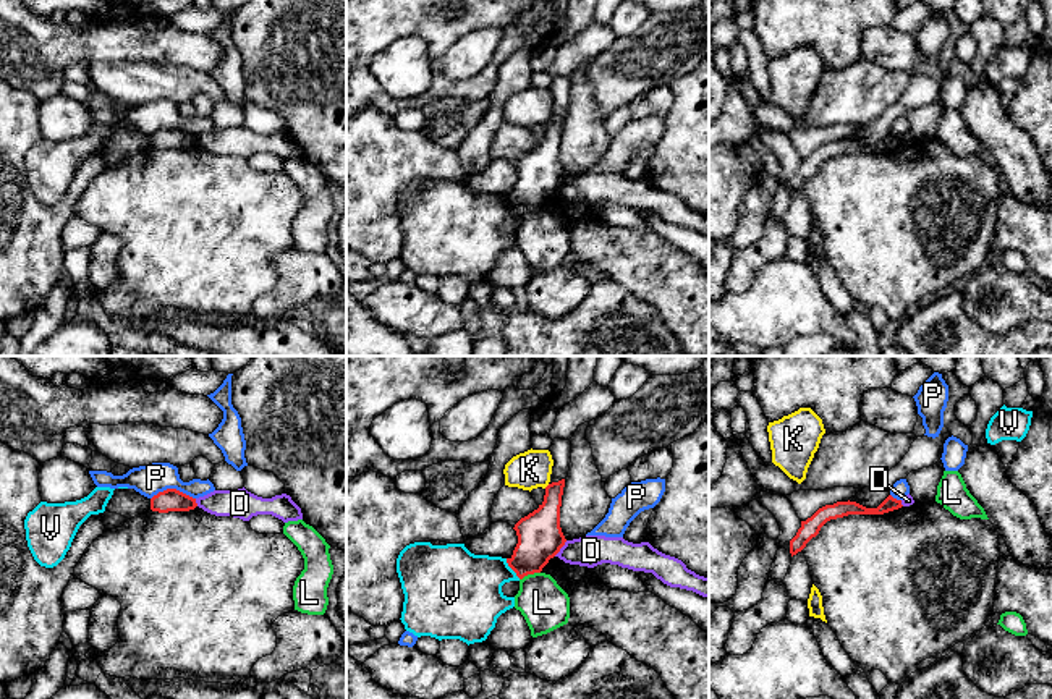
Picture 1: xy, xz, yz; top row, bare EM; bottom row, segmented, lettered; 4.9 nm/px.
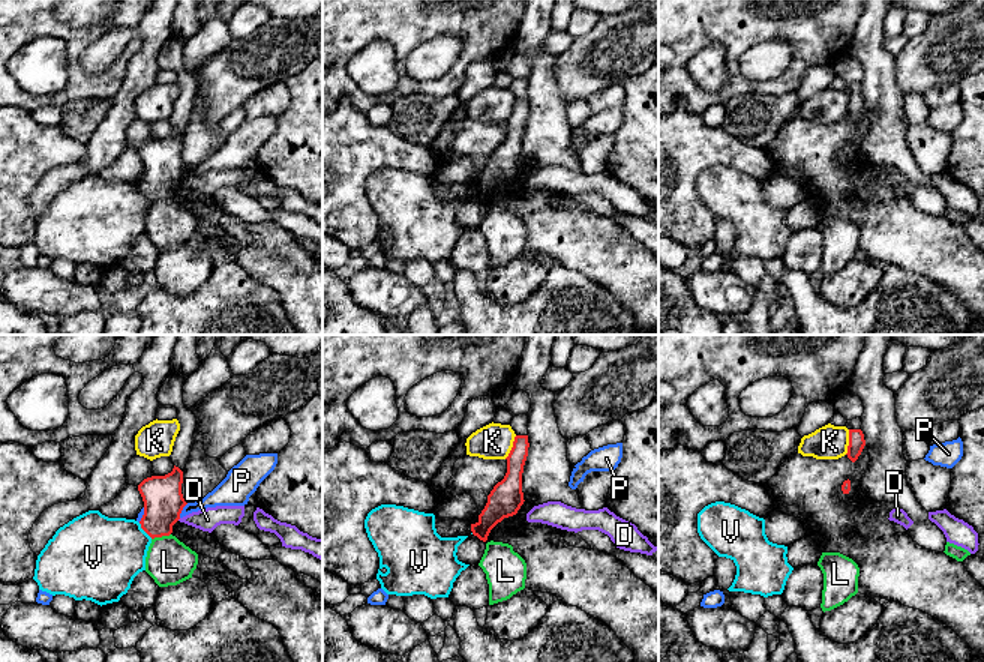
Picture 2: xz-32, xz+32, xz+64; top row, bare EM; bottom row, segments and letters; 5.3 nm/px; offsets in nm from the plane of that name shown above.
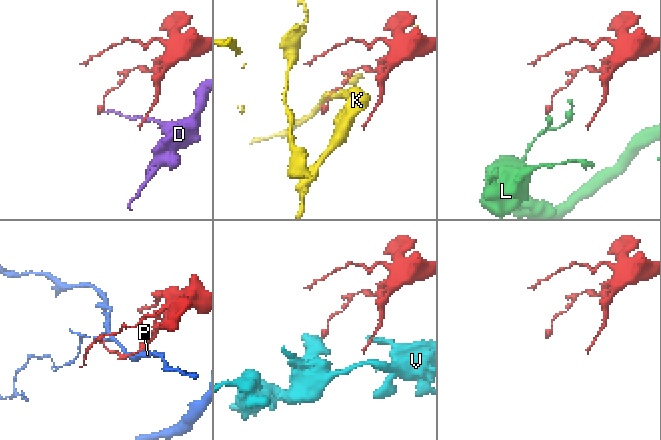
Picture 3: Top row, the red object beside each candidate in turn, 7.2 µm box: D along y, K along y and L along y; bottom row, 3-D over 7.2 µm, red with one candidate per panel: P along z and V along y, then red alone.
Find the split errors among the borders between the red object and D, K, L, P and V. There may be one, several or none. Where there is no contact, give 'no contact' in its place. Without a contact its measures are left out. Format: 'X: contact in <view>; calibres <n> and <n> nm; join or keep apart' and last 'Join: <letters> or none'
D: contact in xz; calibres 220 and 160 nm; keep apart
K: contact in xz; calibres 220 and 190 nm; keep apart
L: contact in xz; calibres 220 and 240 nm; keep apart
P: contact in xy; calibres 110 and 150 nm; keep apart
V: contact in xz; calibres 220 and 360 nm; keep apart
Join: none

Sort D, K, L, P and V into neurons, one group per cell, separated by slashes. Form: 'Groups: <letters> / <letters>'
Groups: D / K / L / P / V

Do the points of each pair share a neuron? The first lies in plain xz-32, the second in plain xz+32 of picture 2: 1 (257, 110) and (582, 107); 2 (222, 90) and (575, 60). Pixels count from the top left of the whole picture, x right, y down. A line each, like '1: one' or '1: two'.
1: two
2: one

